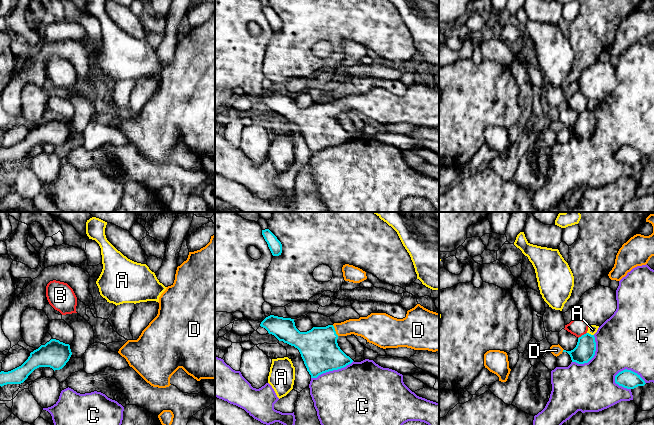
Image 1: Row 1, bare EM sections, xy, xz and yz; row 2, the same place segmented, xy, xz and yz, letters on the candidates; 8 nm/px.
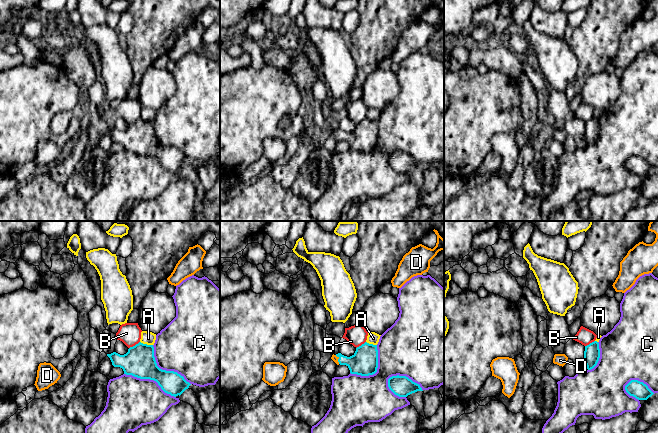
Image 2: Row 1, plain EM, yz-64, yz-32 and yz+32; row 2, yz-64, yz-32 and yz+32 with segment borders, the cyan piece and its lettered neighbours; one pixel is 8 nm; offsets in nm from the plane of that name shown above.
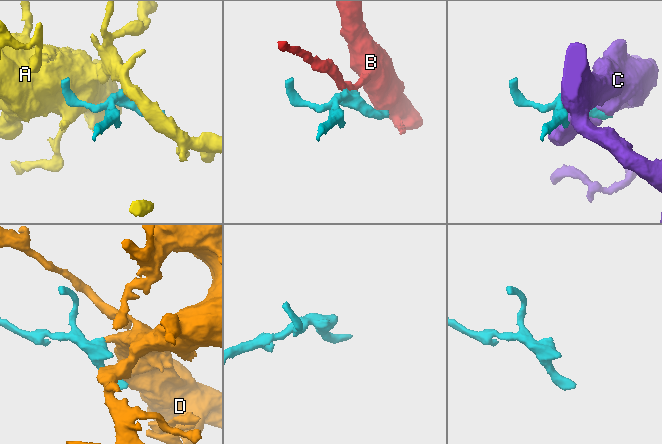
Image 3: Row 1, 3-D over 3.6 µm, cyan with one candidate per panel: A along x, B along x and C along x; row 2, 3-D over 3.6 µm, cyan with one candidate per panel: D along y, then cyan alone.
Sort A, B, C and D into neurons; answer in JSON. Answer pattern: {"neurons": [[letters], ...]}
{"neurons": [["A"], ["B"], ["C"], ["D"]]}

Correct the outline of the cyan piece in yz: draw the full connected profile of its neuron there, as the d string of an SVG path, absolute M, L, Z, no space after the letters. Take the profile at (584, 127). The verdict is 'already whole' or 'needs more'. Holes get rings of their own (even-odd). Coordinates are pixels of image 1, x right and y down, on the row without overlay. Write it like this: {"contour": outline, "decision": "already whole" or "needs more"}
{"contour": "M589 109L579 113L576 123L571 127L564 126L559 120L552 121L550 123L550 128L554 132L557 133L563 128L567 128L570 131L572 138L576 138L578 140L588 139L594 133L595 127L595 113Z", "decision": "needs more"}

